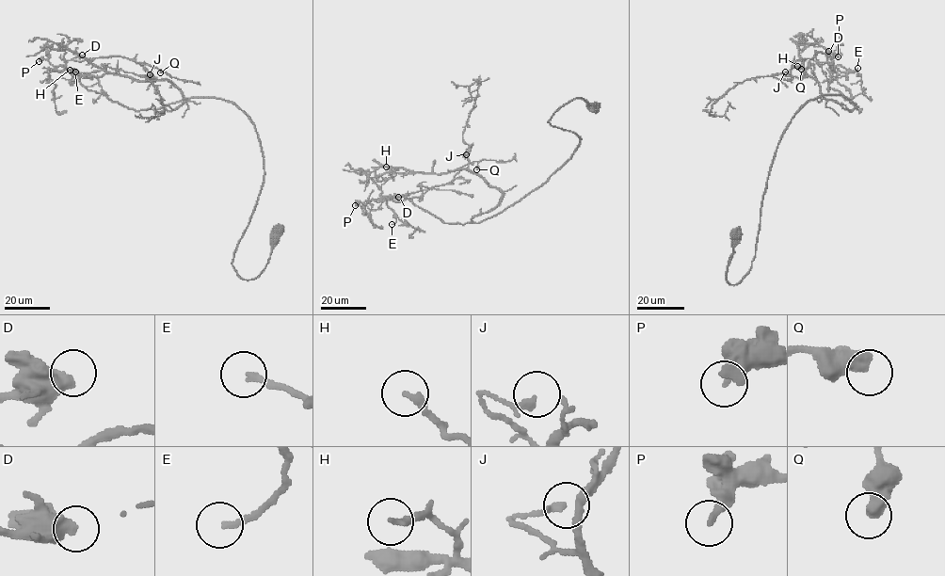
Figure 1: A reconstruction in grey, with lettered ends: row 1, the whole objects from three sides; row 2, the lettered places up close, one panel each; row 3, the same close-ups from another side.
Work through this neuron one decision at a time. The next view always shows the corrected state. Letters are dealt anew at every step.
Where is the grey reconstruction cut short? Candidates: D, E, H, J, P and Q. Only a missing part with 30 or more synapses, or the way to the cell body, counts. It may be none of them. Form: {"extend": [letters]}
{"extend": []}

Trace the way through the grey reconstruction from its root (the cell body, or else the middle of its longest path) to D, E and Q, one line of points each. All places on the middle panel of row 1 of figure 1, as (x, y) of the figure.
D: (594, 110), (581, 98), (562, 105), (548, 121), (580, 138), (571, 157), (479, 222), (381, 200), (398, 197)
E: (594, 110), (575, 98), (553, 114), (577, 147), (499, 213), (446, 223), (389, 198), (392, 224)
Q: (594, 110), (581, 98), (562, 105), (548, 121), (580, 138), (571, 157), (479, 222), (381, 200), (476, 169)

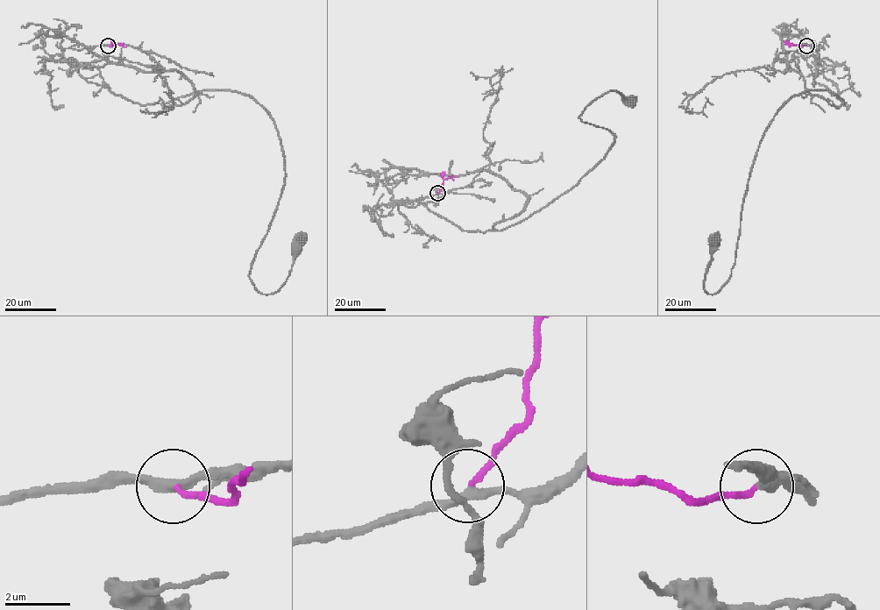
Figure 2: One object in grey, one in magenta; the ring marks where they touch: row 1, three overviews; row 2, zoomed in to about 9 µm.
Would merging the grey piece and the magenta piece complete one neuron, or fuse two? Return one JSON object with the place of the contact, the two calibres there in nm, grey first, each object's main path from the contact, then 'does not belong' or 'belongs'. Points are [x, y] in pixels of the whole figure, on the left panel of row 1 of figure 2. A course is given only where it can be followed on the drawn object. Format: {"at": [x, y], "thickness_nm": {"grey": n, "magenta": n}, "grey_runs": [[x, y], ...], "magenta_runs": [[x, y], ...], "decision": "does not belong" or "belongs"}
{"at": [108, 46], "thickness_nm": {"grey": 280, "magenta": 180}, "grey_runs": [[108, 46], [62, 56], [133, 102], [231, 90], [266, 109], [285, 173], [259, 292], [283, 284], [301, 240]], "magenta_runs": [[108, 46], [120, 44], [126, 47]], "decision": "belongs"}

